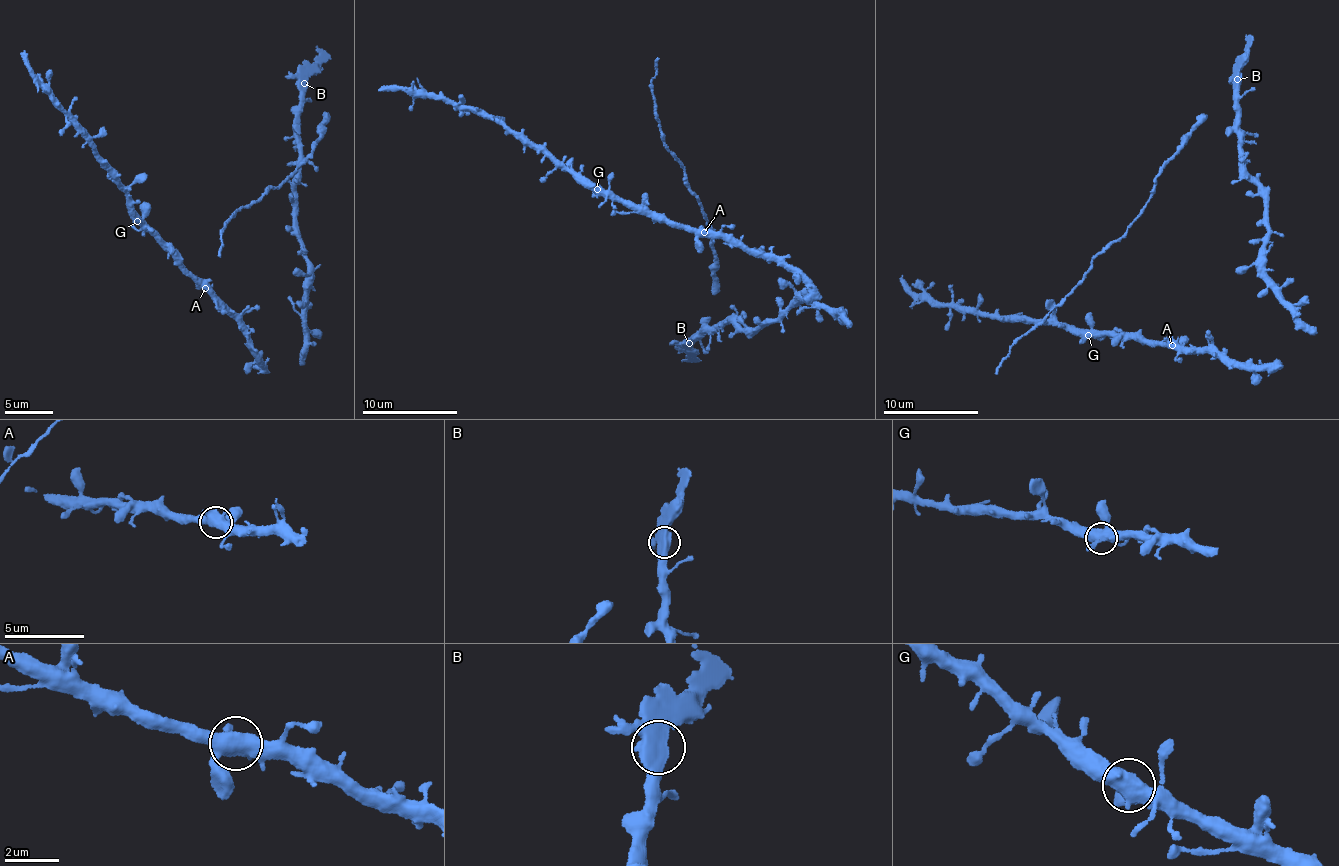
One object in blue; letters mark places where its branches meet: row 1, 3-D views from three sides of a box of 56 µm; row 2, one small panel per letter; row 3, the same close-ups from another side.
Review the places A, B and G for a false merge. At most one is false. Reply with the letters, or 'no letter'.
B

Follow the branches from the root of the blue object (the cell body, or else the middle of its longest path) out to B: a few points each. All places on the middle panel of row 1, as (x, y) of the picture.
B: (827, 305), (815, 308), (800, 300), (771, 322), (749, 334), (728, 320), (689, 342)

